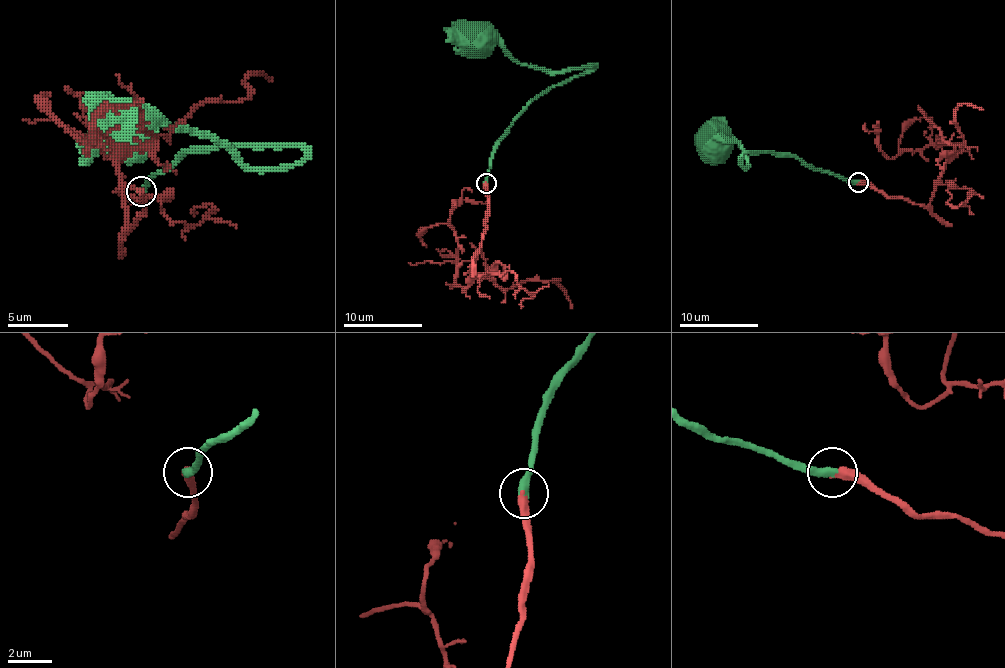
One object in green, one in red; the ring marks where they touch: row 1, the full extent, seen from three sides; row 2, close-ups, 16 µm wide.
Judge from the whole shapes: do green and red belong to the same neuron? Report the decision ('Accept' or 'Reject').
Accept

